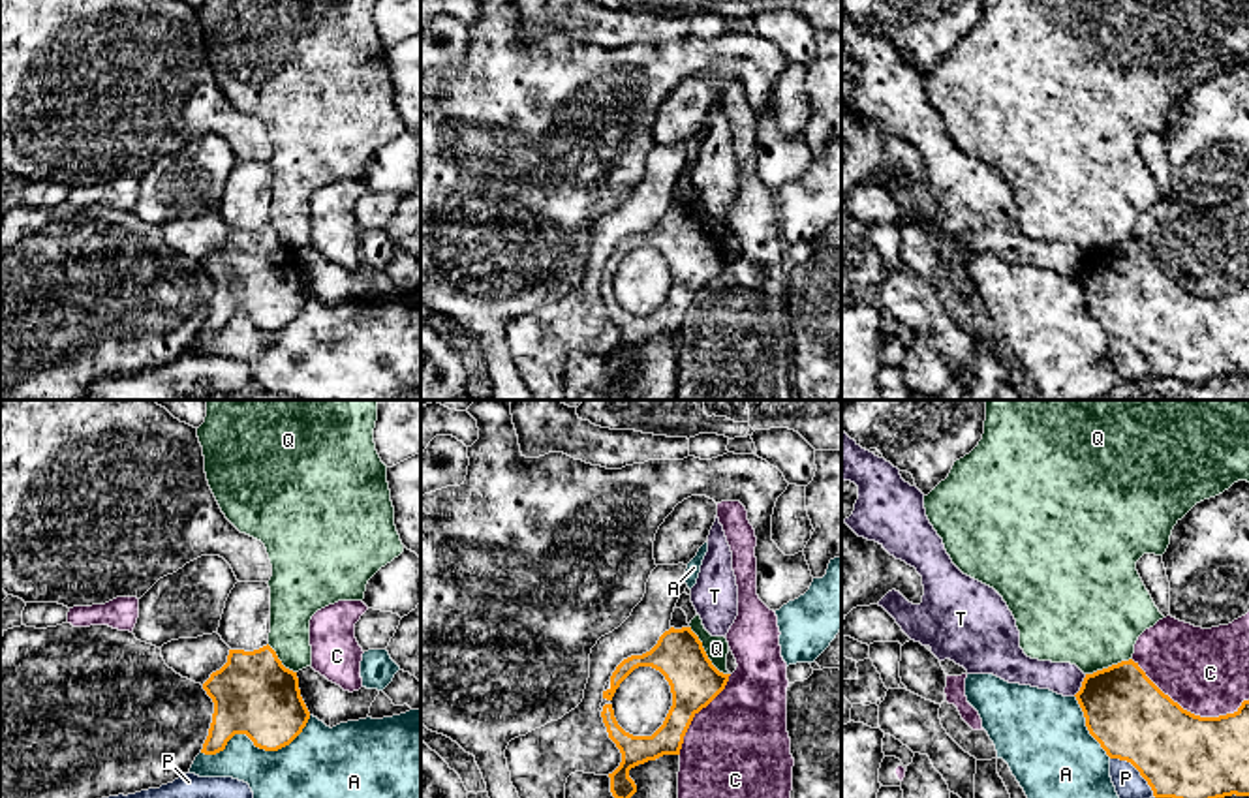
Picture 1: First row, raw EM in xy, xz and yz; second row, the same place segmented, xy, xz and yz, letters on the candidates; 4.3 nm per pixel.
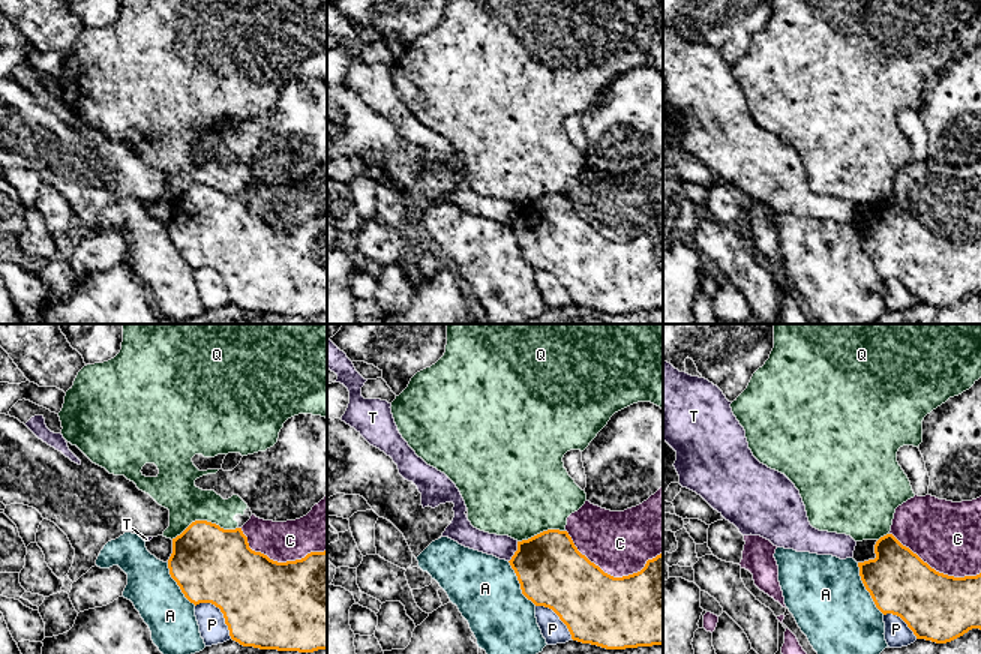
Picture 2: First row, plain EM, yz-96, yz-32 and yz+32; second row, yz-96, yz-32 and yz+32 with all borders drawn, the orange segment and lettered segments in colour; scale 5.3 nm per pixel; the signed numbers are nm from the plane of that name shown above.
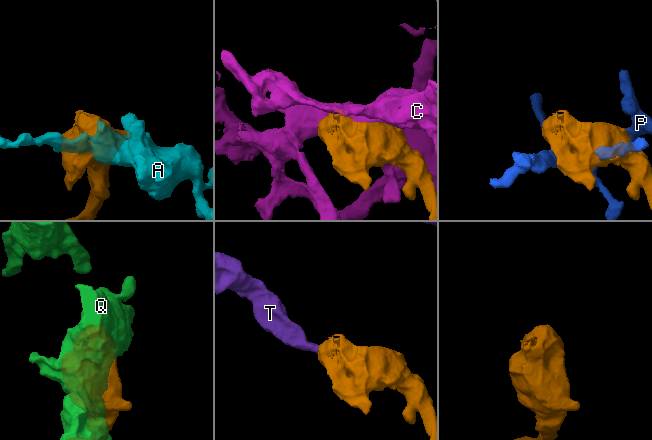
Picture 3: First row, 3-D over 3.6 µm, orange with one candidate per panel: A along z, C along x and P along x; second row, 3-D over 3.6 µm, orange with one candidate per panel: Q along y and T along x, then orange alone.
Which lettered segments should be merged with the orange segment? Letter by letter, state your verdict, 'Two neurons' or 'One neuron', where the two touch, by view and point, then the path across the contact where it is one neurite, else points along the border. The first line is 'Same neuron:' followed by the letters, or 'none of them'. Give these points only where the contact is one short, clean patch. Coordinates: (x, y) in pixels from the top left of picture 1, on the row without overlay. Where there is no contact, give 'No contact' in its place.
Same neuron: none of them
A: Two neurons. Touches orange at xy (258, 325)
C: Two neurons. Touches orange at yz (1189, 291)
P: Two neurons. Touches orange at yz (1137, 348)
Q: Two neurons. Touches orange at xz (705, 233). Boundary: xz (690, 205), (707, 237), (729, 254)
T: Two neurons. Touches orange at yz (1082, 265). Boundary: yz (1086, 254), (1073, 275)

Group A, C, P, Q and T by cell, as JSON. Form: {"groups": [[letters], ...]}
{"groups": [["A"], ["C"], ["P"], ["Q"], ["T"]]}

